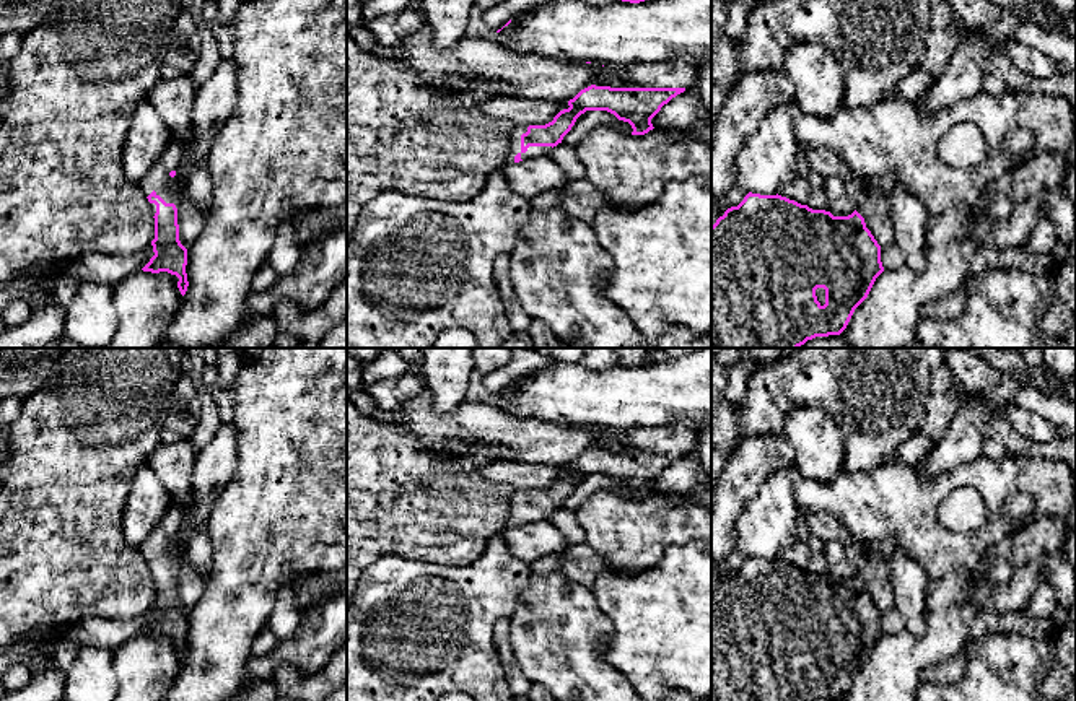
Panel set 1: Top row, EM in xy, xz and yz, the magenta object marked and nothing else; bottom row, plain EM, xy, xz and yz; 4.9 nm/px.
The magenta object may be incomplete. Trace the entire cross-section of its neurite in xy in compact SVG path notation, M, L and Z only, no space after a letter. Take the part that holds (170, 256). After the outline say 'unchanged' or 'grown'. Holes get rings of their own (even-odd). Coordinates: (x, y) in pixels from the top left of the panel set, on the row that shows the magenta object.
M173 133L156 164L138 182L155 218L155 239L151 241L155 255L142 270L176 275L182 296L189 286L186 273L187 249L179 241L177 224L177 210L187 200L182 176L184 150L182 140Z; grown

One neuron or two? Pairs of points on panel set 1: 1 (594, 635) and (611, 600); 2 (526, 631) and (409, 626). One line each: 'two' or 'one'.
1: two
2: two

